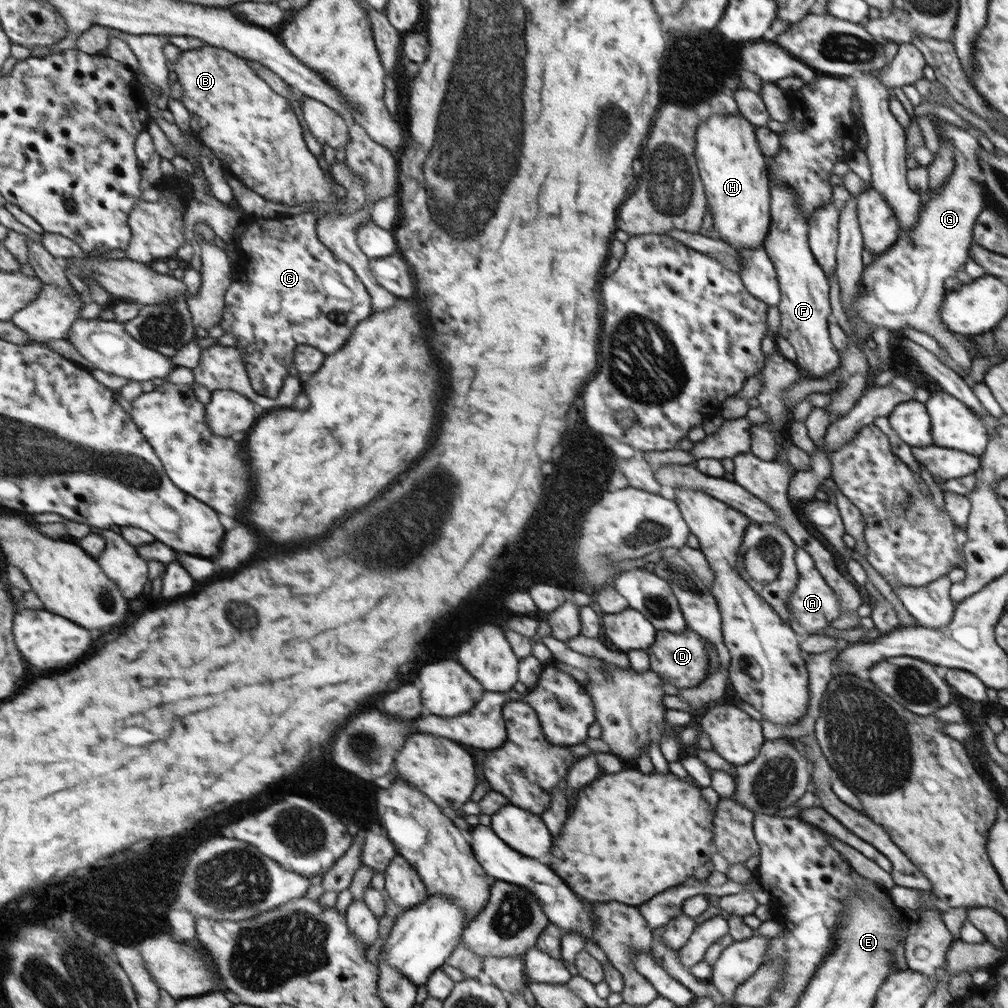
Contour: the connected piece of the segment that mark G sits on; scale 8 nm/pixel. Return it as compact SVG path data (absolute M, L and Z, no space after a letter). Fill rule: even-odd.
M934 119L937 130L944 137L950 139L954 145L955 169L950 175L949 182L940 185L936 193L930 193L930 199L924 204L924 210L920 211L920 221L912 229L900 230L899 238L888 250L874 255L872 263L863 267L862 281L860 281L860 291L857 295L856 314L862 318L864 324L868 324L868 334L876 328L886 328L890 332L900 332L904 328L912 328L918 332L926 332L936 339L936 342L946 348L951 359L954 359L960 367L971 372L972 360L968 356L968 351L962 344L962 335L950 331L946 323L942 321L940 308L944 303L944 278L954 277L961 267L969 261L970 245L974 242L974 226L978 222L979 215L982 214L986 206L986 184L983 180L983 172L977 160L977 151L981 148L976 136L968 131L949 123Z

